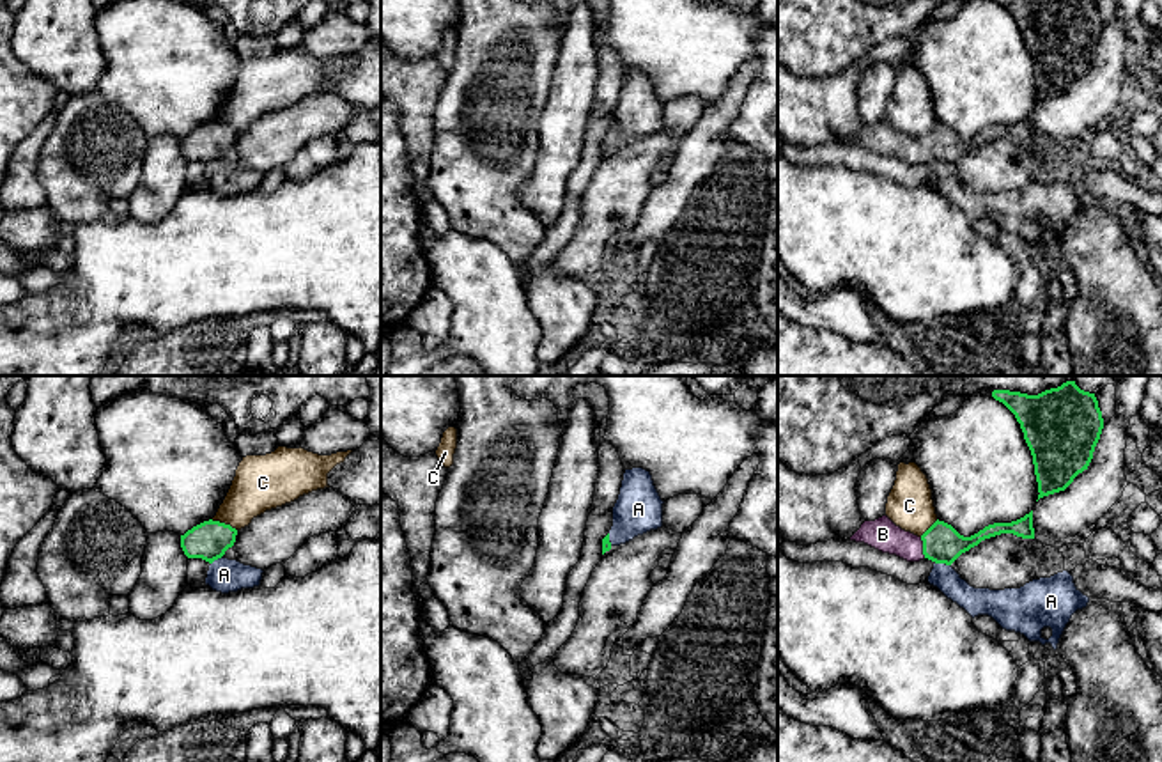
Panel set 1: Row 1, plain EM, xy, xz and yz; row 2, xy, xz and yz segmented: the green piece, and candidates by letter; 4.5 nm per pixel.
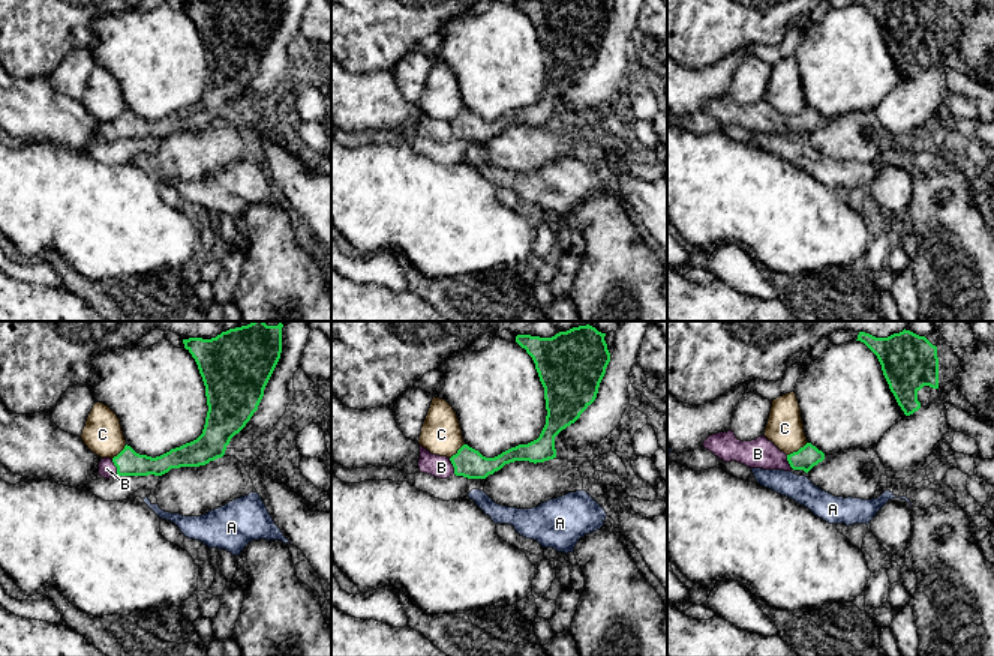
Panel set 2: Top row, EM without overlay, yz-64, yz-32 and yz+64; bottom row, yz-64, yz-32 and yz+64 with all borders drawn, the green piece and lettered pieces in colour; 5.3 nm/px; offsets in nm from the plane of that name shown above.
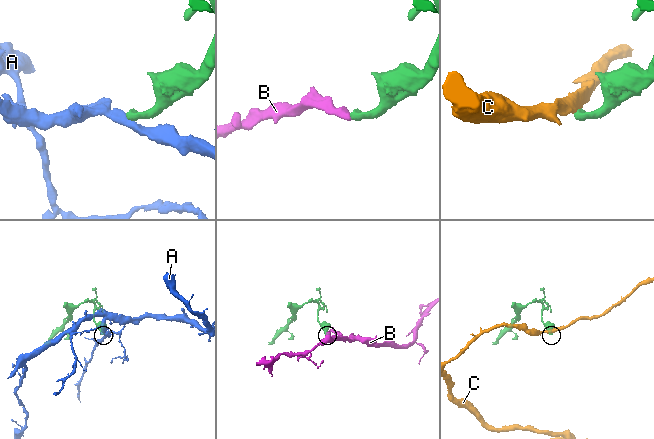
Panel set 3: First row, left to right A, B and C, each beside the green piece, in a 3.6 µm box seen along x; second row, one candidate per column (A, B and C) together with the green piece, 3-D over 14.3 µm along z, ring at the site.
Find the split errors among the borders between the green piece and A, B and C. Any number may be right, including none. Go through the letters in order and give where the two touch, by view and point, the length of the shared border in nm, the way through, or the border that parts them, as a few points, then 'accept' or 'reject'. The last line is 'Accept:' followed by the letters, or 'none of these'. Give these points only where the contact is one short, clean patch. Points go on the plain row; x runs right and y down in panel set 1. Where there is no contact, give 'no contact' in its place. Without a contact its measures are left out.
A: yz (943, 165) | 70 nm | along yz (936, 165), (950, 169) | reject
B: yz (923, 151) | 100 nm | across yz (941, 146), (923, 151), (911, 151), (883, 137) | accept
C: xy (224, 126) | 130 nm | along xy (211, 123), (229, 126), (236, 133) | reject
Accept: B

